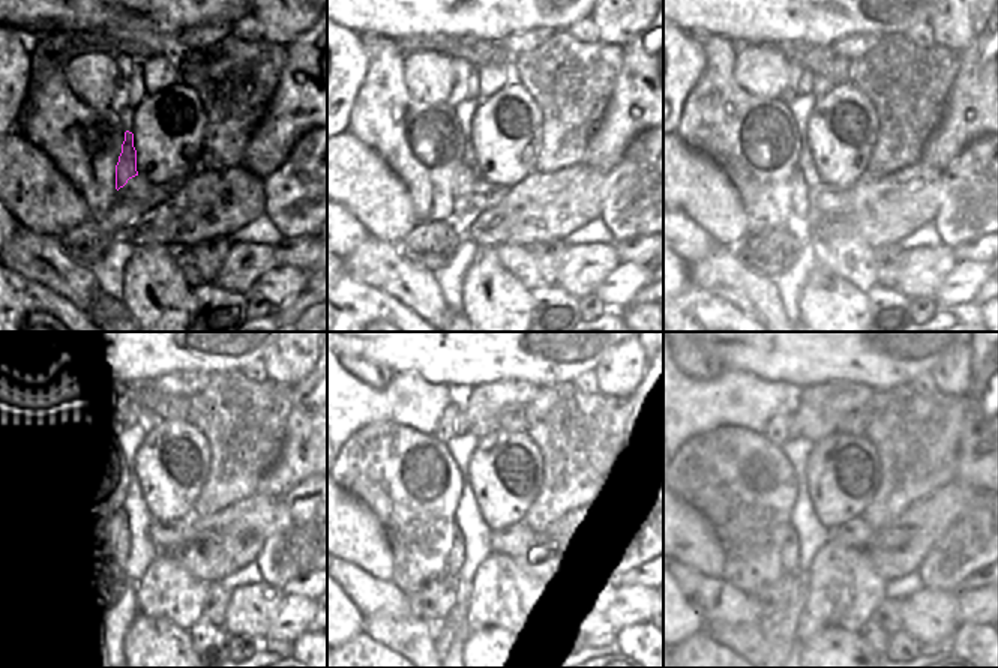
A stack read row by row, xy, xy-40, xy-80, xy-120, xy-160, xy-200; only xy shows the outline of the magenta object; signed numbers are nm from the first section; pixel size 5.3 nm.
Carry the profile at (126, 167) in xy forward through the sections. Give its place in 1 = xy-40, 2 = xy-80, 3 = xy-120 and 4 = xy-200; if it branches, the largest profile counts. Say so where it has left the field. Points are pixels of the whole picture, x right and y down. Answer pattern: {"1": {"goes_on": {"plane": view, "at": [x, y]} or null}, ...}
{"1": {"goes_on": {"plane": "xy-40", "at": [464, 177]}}, "2": {"goes_on": {"plane": "xy-80", "at": [800, 206]}}, "3": {"goes_on": {"plane": "xy-120", "at": [123, 547]}}, "4": {"goes_on": {"plane": "xy-200", "at": [791, 547]}}}

